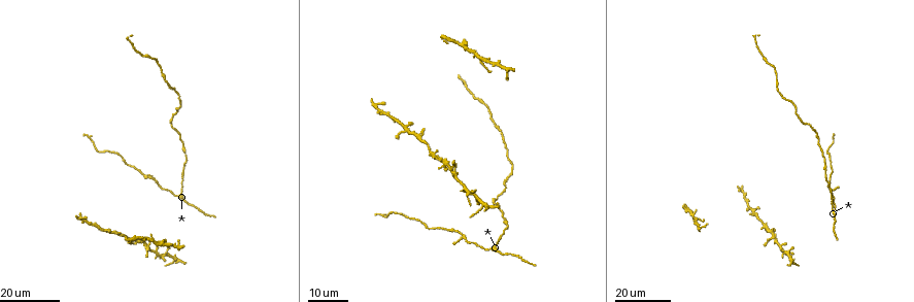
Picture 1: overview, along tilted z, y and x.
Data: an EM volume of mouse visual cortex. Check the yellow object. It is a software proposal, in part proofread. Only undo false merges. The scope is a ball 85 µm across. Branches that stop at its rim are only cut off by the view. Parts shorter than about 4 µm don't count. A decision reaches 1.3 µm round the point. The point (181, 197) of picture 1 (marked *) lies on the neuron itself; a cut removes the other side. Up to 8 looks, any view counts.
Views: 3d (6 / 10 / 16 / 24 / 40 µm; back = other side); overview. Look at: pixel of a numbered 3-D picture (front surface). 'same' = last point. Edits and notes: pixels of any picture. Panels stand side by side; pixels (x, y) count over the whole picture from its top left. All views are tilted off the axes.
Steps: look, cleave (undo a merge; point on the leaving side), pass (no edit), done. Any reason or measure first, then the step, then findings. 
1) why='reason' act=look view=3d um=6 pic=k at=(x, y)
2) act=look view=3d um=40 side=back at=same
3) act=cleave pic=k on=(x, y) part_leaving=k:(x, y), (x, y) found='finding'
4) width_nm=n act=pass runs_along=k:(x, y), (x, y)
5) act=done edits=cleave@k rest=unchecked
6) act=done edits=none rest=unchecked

act=look view=3d um=16 pic=1 at=(498, 252)

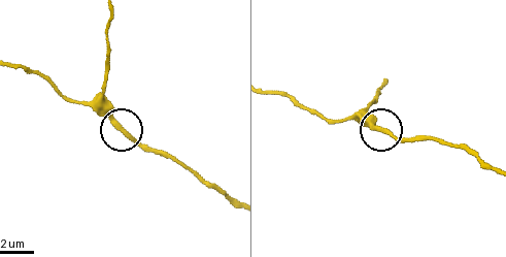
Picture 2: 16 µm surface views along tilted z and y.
why='zoom in' act=look view=3d um=6 pic=2 at=(385, 129)

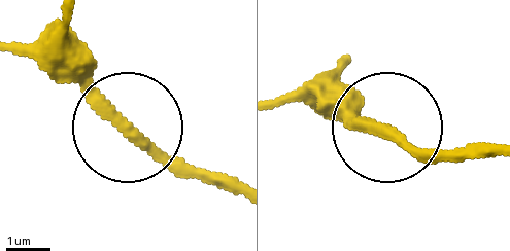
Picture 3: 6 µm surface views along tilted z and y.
width_nm=240 act=pass runs_along=3:(73, 70), (127, 128), (213, 186) found='continuous, no second neuron'

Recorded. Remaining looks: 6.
why='thick turns thin' act=look view=3d um=16 pic=1 at=(484, 102)

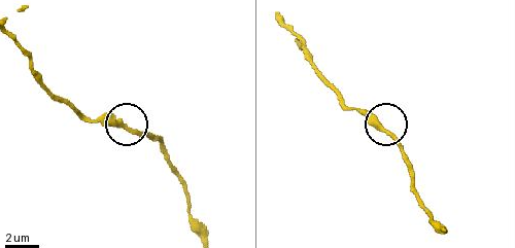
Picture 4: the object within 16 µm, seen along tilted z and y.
why='closer look' act=look view=3d um=10 pic=4 at=(387, 133)

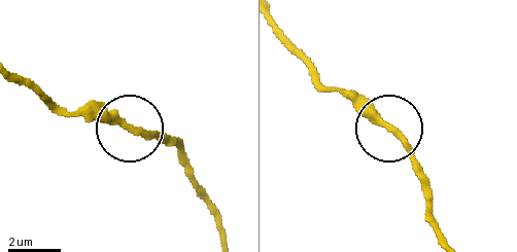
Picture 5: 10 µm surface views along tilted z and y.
width_nm=260 act=pass runs_along=5:(445, 240), (401, 142), (347, 90) found='continuous, no second neuron'

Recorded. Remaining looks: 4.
why='arms part here' act=look view=3d um=16 pic=1 at=(419, 133)

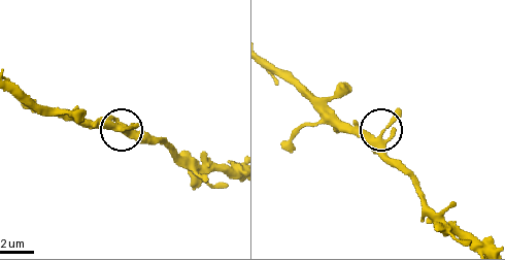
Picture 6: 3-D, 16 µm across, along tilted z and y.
why='closer look' act=look view=3d um=6 pic=6 at=(379, 138)

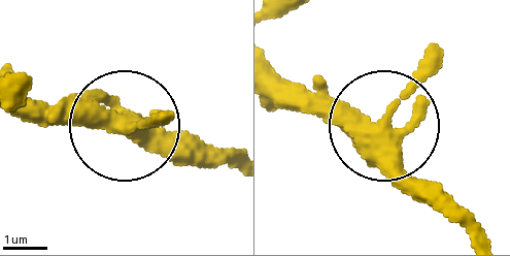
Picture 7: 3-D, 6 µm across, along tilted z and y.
act=pass runs_along=7:(464, 228), (432, 204), (381, 131), (276, 110) found='all the same neuron'

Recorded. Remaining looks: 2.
why='looks like a crossing' act=look view=3d um=16 pic=1 at=(476, 194)

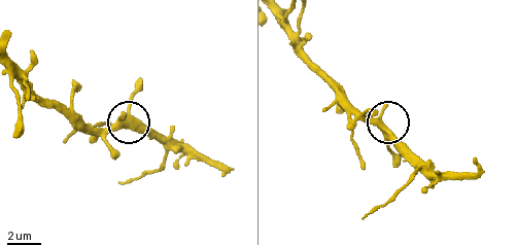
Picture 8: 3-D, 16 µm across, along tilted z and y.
act=look view=3d um=6 pic=8 at=(387, 132)

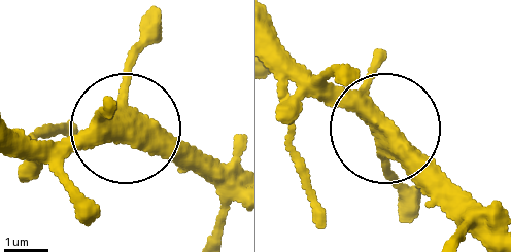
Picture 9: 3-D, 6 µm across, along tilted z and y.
act=pass found='one neuron here'

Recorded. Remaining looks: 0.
act=done edits=none rest=unchecked

